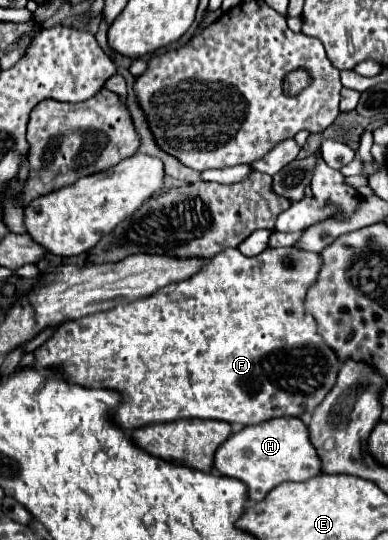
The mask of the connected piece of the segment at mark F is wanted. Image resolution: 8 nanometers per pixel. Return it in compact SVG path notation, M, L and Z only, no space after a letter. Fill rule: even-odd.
M296 246L290 248L266 248L254 258L244 256L240 250L230 248L224 250L222 254L216 254L214 258L208 260L190 280L180 280L174 284L168 284L154 294L128 302L128 304L118 304L114 310L106 312L96 312L90 316L84 316L80 320L70 320L64 322L40 348L34 350L34 368L36 370L56 370L62 378L66 378L70 384L86 386L86 388L106 388L106 390L116 390L122 394L122 404L118 404L114 410L110 410L110 418L122 426L122 430L130 432L140 426L152 424L152 422L170 422L170 420L180 420L180 418L212 418L212 420L224 420L230 424L260 424L270 418L280 418L280 416L310 416L310 412L324 400L324 396L332 390L336 376L340 372L342 362L336 358L332 350L324 344L322 338L316 334L316 322L312 316L304 312L302 298L306 296L310 284L316 280L318 270L322 266L322 258L316 252L302 252Z

